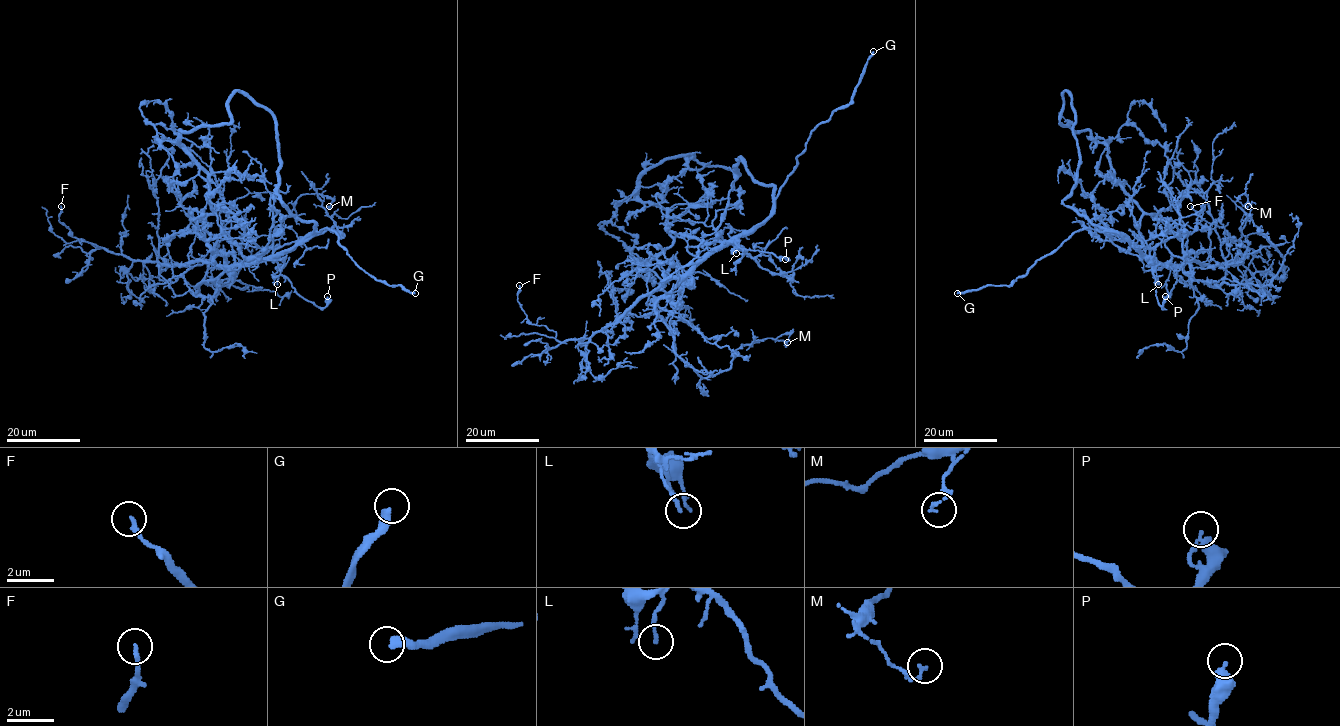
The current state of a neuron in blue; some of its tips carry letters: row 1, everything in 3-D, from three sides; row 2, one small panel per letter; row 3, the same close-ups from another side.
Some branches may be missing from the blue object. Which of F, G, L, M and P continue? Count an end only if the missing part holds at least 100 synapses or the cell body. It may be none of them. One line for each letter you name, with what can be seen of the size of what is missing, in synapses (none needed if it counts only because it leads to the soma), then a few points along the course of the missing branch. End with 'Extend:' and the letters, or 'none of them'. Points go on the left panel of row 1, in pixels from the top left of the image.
G: (415, 293), (412, 273), (441, 235), (439, 231)
Extend: G

